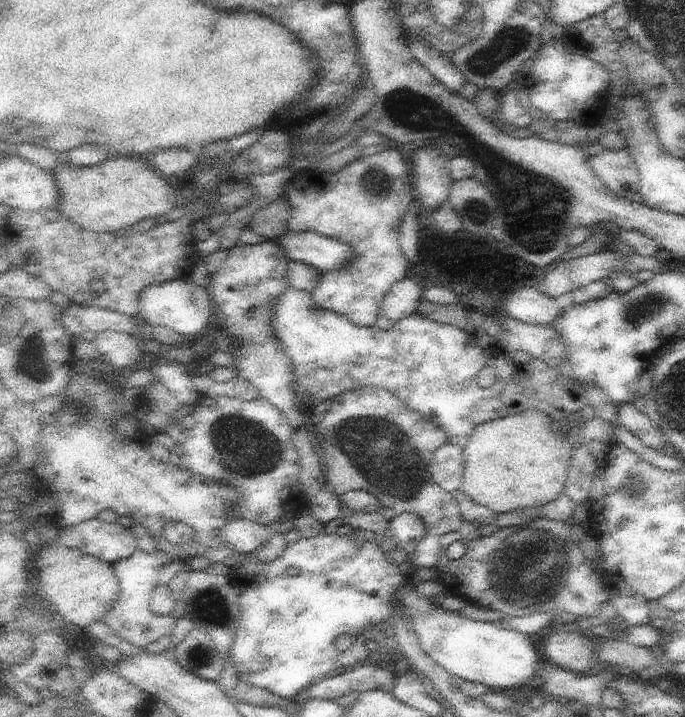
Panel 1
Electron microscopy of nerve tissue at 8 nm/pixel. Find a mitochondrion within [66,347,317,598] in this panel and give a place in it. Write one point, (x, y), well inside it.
(245, 446)

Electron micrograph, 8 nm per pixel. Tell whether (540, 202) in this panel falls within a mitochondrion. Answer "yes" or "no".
yes

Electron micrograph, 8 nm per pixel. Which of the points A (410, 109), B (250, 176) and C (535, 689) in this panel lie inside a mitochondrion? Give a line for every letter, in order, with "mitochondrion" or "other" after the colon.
A: mitochondrion
B: other
C: other

